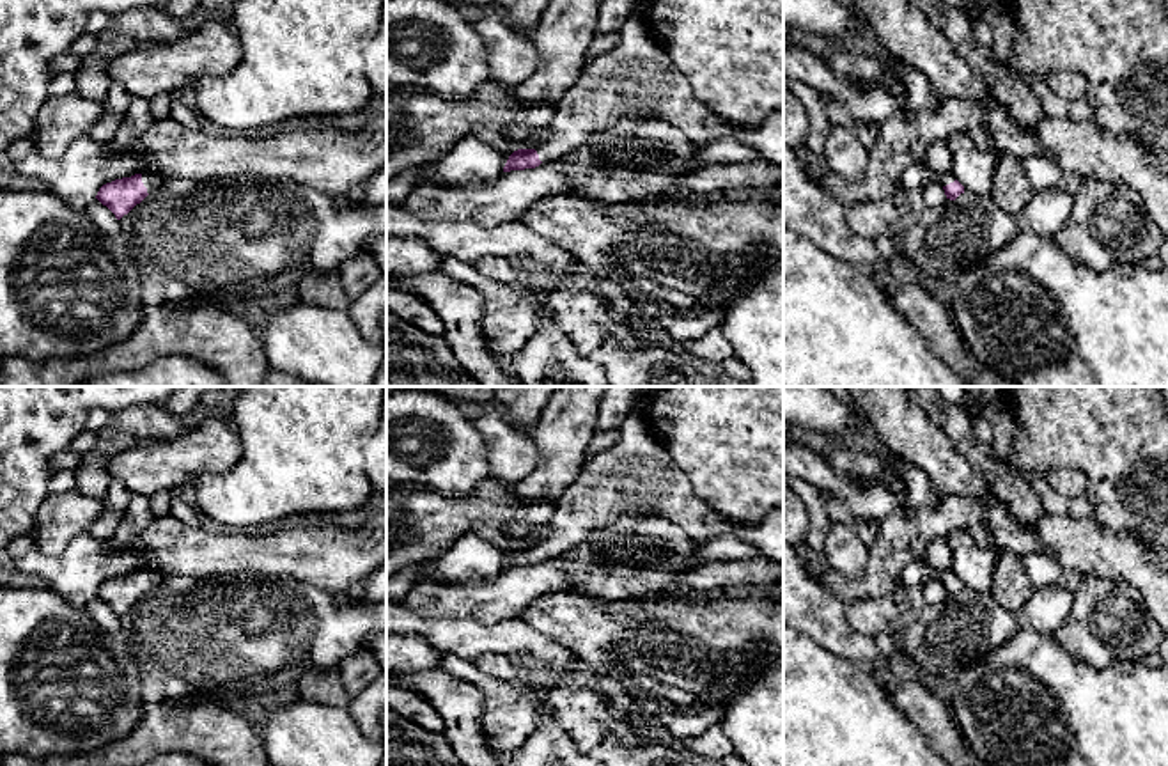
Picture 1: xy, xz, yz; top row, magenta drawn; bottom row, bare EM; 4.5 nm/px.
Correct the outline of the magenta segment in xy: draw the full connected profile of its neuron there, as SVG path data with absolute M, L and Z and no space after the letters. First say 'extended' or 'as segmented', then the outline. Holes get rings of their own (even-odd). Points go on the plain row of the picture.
extended | M142 569L103 582L96 596L121 617L147 592L160 589L167 580L167 576L154 569Z

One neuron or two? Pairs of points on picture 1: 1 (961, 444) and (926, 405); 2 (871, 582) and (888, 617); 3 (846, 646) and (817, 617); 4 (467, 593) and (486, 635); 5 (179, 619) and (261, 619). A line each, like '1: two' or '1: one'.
1: one
2: two
3: one
4: two
5: one

